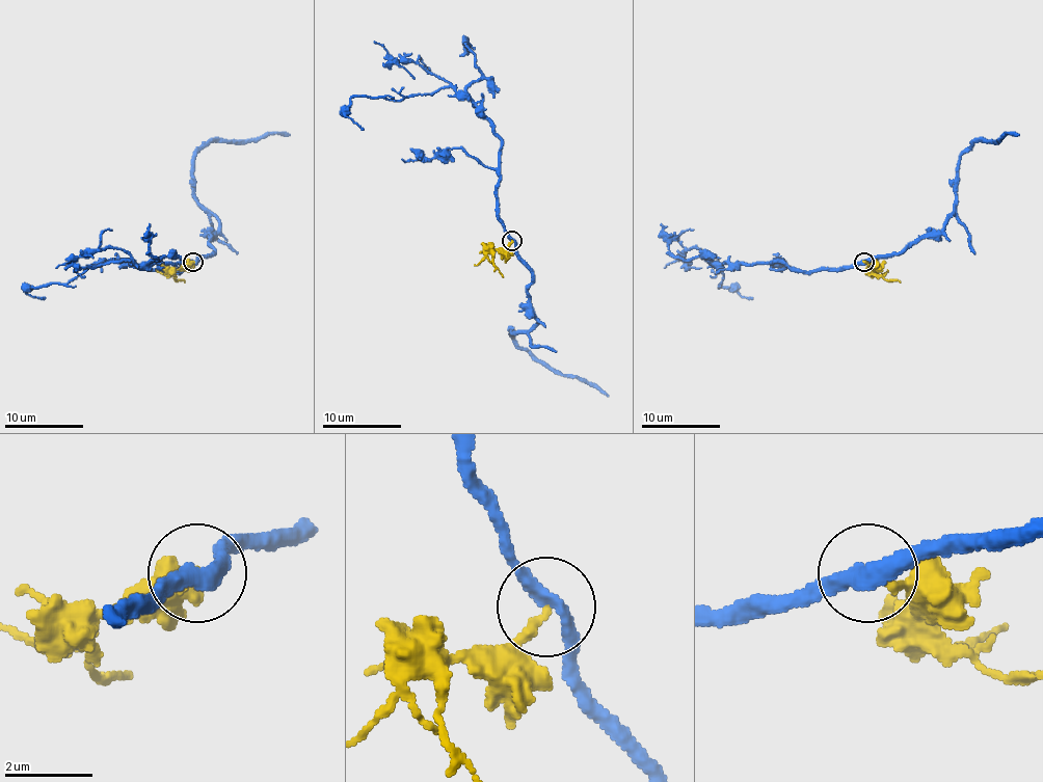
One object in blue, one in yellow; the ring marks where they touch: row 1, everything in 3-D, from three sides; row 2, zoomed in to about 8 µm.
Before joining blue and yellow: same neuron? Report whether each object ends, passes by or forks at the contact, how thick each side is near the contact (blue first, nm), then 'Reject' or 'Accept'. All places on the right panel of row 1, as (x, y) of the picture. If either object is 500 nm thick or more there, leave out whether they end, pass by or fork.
At the ring blue passes by. At the ring yellow ends. Thickness 320 nm (blue) against 200 nm. Accept

